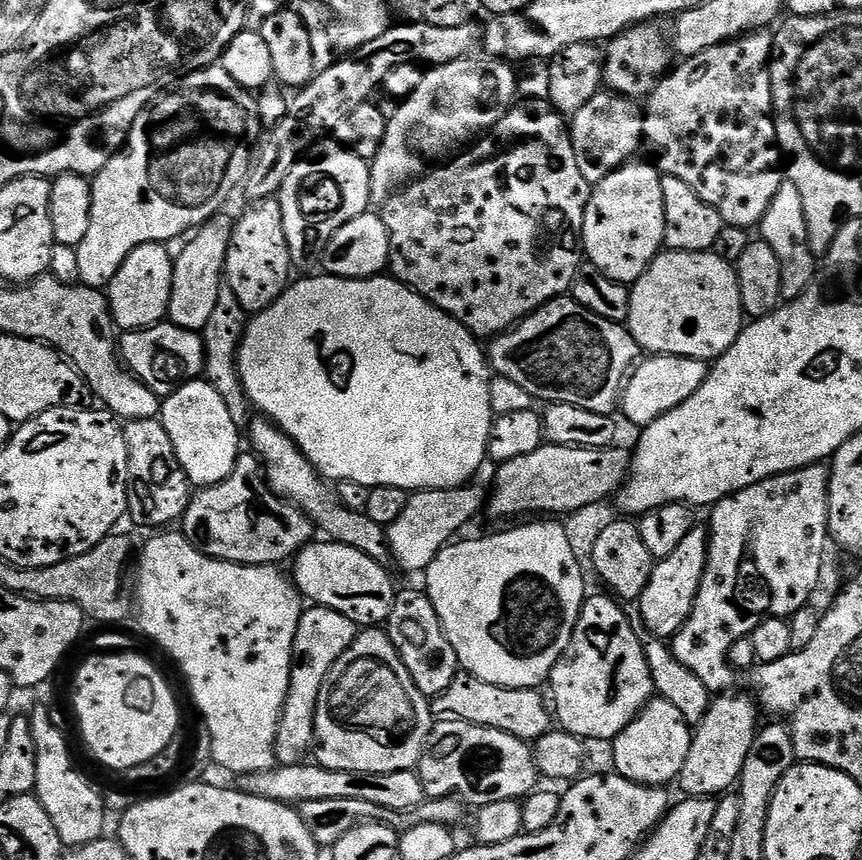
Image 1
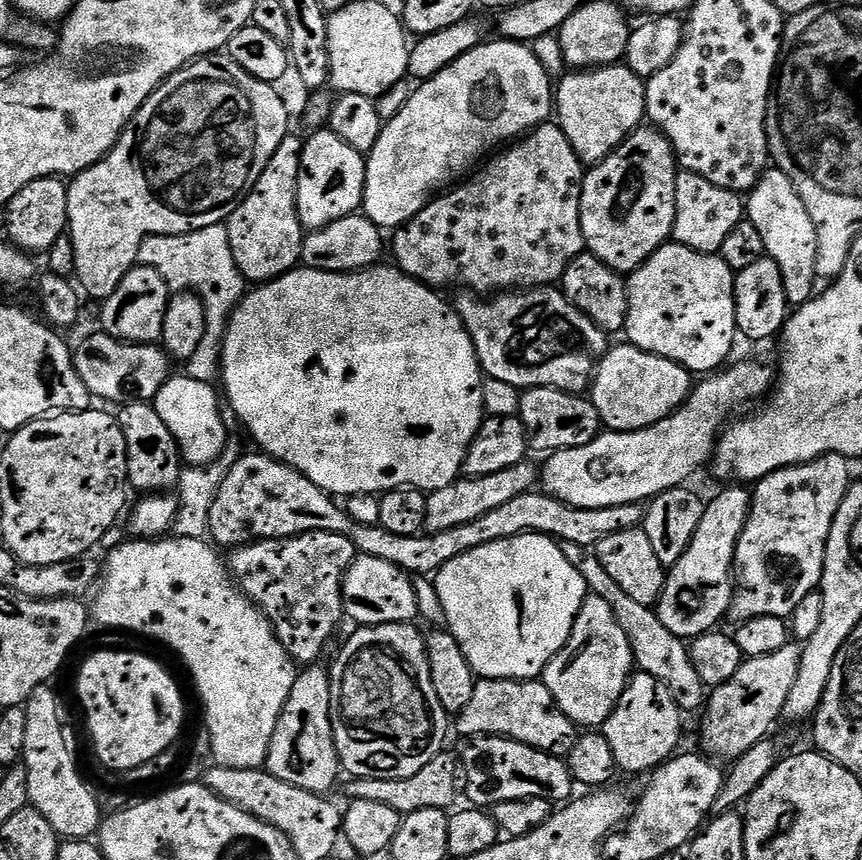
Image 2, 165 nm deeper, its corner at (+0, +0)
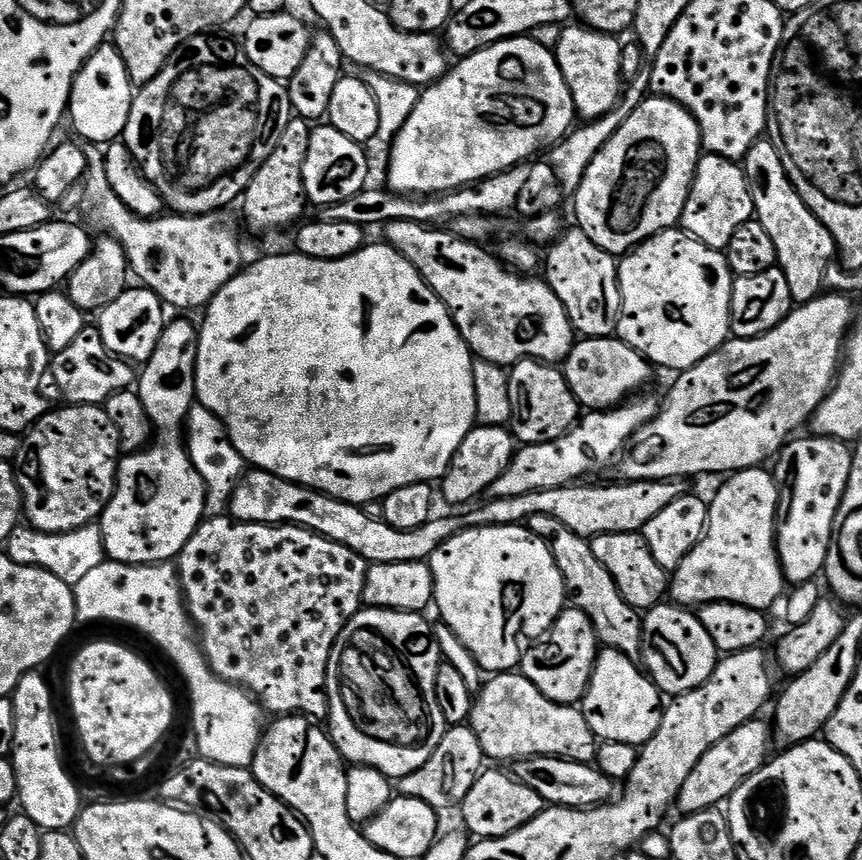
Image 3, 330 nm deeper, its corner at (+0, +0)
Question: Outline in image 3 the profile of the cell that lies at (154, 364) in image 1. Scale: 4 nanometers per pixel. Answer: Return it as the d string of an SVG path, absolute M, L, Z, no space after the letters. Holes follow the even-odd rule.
M88 326L74 342L61 352L55 353L50 364L51 379L56 379L60 392L65 396L69 405L94 404L107 405L108 399L119 392L127 392L137 383L138 372L129 361L115 356L102 342L99 331Z

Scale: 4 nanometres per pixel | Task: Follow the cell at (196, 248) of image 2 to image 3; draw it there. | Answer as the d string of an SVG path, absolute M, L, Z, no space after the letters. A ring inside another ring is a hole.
M88 146L84 148L84 153L88 159L88 171L86 179L83 181L84 201L80 208L84 211L83 219L97 233L107 234L111 239L117 240L122 246L128 266L133 277L136 276L141 285L148 286L151 280L180 280L180 304L184 308L207 309L208 303L220 293L228 281L233 280L245 267L244 252L240 249L240 240L236 237L236 232L223 220L223 215L213 214L210 216L181 216L179 214L162 214L155 219L142 217L130 211L118 194L110 186L106 178L104 169L105 149L100 146Z

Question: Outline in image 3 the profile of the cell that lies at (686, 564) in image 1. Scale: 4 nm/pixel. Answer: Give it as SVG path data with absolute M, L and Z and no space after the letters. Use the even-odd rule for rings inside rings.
M767 467L747 468L741 472L731 473L727 477L728 480L716 492L716 497L711 497L708 506L708 531L703 540L698 542L698 546L694 546L694 550L690 550L690 554L686 554L686 558L682 562L682 566L678 566L674 575L670 580L670 596L677 605L680 606L703 606L705 604L717 604L718 602L730 602L731 604L741 604L742 606L750 606L754 610L767 613L768 608L772 608L776 603L781 603L782 597L786 592L786 581L784 577L783 567L780 564L780 557L776 551L776 533L778 531L778 512L776 516L776 503L781 503L782 488L776 485L774 477L768 473Z

